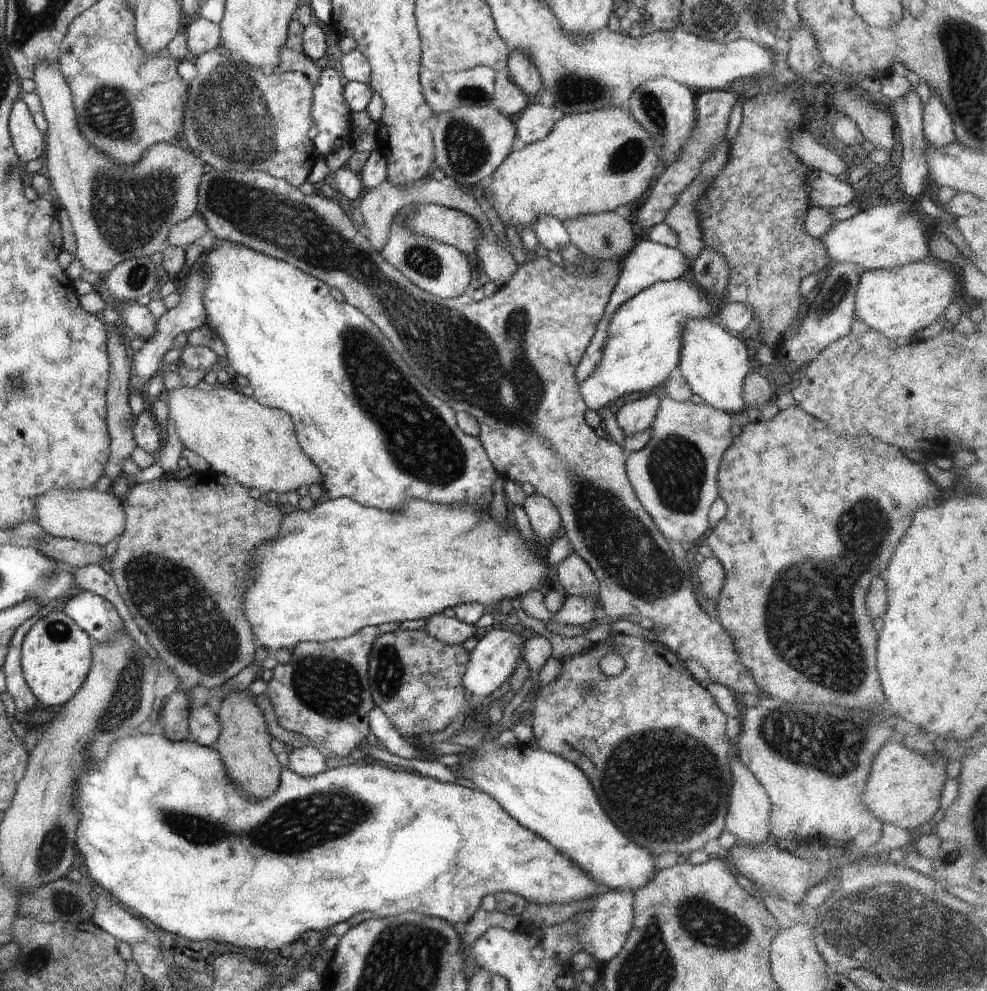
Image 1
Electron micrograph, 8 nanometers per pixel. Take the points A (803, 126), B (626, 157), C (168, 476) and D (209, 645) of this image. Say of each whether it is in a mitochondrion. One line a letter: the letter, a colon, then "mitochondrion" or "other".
A: other
B: mitochondrion
C: other
D: mitochondrion

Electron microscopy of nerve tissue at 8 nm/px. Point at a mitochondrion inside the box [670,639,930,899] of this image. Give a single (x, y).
(802, 737)

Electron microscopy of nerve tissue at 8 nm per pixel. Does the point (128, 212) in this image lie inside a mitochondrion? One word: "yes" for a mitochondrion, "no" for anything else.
yes

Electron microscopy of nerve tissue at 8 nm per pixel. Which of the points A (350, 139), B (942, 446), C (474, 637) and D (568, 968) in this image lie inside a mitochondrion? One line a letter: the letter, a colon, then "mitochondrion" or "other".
A: other
B: other
C: other
D: other

